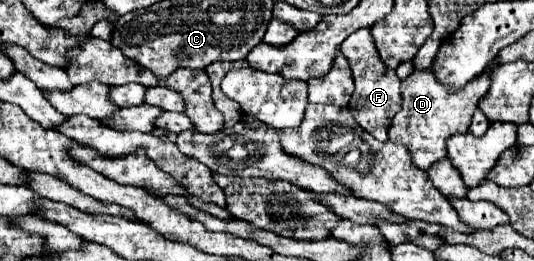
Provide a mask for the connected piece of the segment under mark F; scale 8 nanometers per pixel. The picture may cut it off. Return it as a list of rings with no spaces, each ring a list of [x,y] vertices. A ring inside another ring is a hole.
[[[360,29],[352,33],[348,39],[342,43],[342,55],[350,61],[350,69],[354,73],[356,89],[350,99],[350,113],[356,119],[356,123],[368,131],[372,137],[378,141],[388,141],[388,127],[392,123],[392,117],[400,111],[402,97],[400,97],[400,79],[396,77],[396,71],[390,71],[374,45],[374,39],[370,35],[370,29]]]

